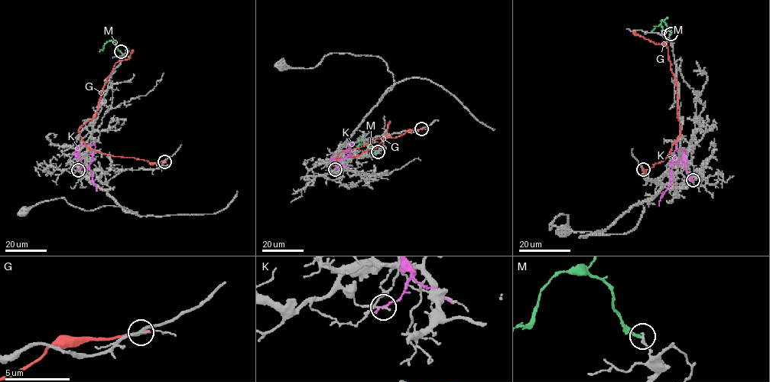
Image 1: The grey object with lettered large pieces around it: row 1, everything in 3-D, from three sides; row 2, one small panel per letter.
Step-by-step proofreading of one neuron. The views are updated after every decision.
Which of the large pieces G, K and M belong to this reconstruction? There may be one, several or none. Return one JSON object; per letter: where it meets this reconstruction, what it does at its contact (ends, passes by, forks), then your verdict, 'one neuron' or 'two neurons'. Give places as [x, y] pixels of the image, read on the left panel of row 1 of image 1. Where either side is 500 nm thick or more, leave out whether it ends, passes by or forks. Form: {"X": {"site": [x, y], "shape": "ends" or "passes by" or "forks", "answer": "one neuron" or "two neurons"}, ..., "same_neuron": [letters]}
{"G": {"site": [164, 161], "shape": "ends", "answer": "two neurons"}, "K": {"site": [78, 170], "shape": "ends", "answer": "two neurons"}, "M": {"site": [121, 51], "shape": "ends", "answer": "two neurons"}, "same_neuron": []}

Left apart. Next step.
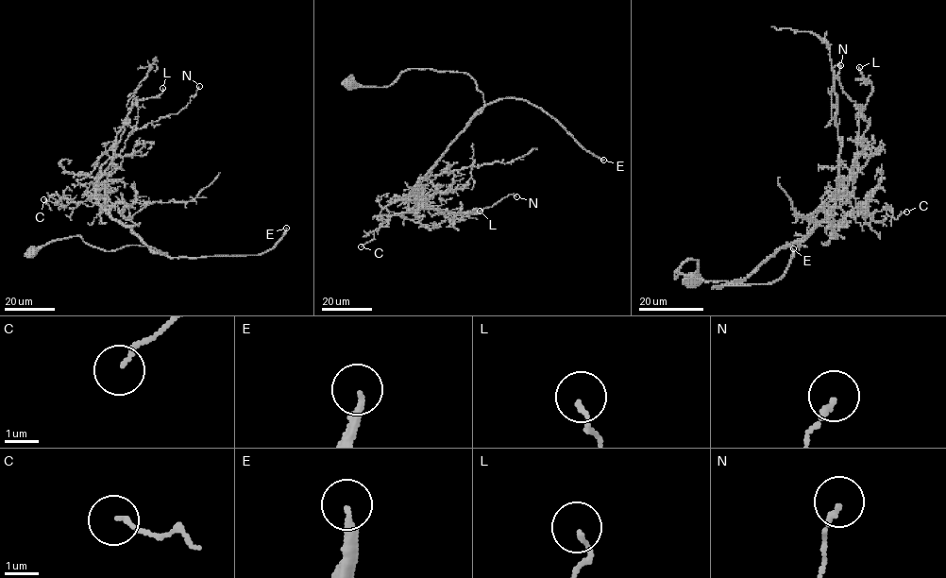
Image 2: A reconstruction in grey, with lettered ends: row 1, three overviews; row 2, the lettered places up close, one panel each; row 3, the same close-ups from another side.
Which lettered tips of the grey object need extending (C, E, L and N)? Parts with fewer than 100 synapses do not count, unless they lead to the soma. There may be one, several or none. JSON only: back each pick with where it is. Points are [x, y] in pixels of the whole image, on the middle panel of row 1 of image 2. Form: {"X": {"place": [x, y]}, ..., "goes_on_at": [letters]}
{"E": {"place": [603, 160]}, "goes_on_at": ["E"]}

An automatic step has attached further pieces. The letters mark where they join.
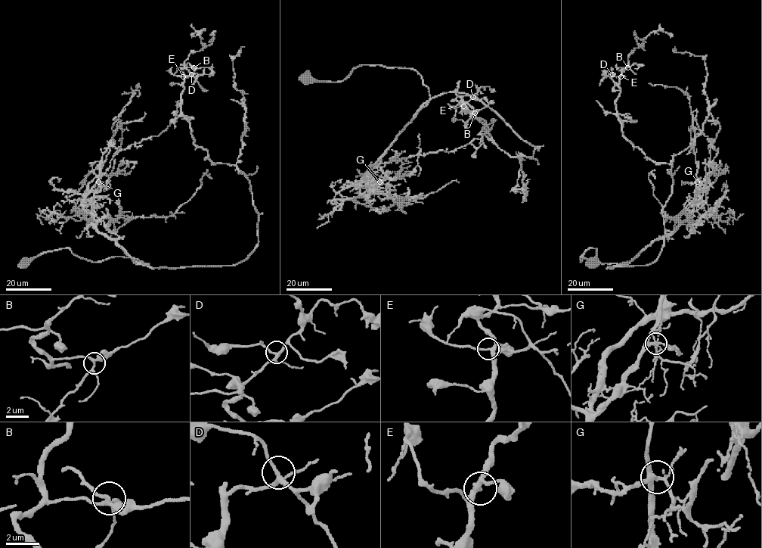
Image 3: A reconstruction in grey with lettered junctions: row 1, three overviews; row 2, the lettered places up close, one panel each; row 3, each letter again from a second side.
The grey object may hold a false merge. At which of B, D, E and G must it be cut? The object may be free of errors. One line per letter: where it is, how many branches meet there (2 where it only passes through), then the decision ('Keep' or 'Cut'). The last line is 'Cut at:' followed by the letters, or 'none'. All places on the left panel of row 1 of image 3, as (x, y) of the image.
B: Place: (193, 67). Branches: 4. Keep
D: Place: (191, 74). Branches: 4. Keep
E: Place: (183, 76). Branches: 5. Keep
G: Place: (98, 182). Branches: 5. Keep
Cut at: none

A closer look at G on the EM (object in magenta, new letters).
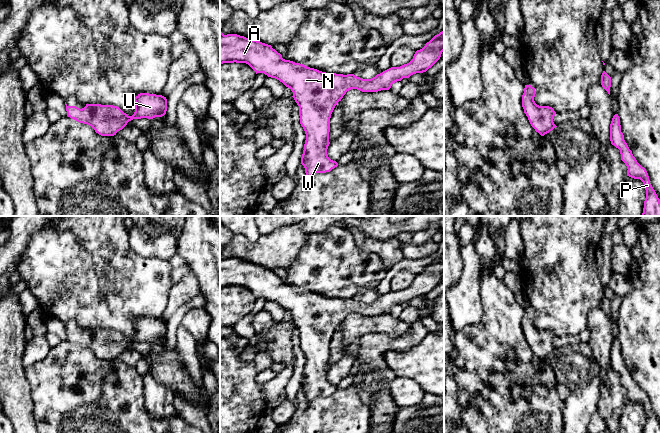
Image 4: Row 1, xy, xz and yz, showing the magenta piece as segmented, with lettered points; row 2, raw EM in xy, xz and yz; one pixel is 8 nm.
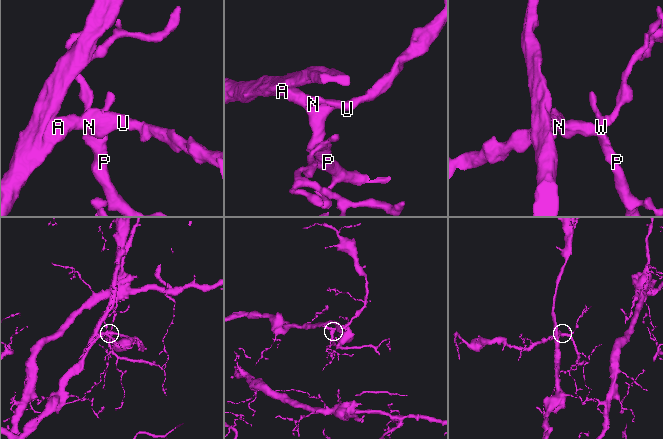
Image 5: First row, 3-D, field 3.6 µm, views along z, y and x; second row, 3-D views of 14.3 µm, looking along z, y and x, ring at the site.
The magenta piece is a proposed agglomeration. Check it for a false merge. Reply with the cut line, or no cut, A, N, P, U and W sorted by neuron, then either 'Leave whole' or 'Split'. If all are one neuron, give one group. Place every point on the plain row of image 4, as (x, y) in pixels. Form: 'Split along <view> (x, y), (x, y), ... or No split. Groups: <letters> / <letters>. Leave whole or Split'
No split. Groups: A N P U W. Leave whole

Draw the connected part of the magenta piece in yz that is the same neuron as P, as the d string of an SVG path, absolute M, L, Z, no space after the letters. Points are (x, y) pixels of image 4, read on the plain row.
M618 338L613 340L610 348L610 365L612 369L620 374L621 384L625 387L628 393L627 400L634 403L640 403L644 408L646 422L643 433L660 433L660 423L650 408L646 393L637 386L624 364Z

